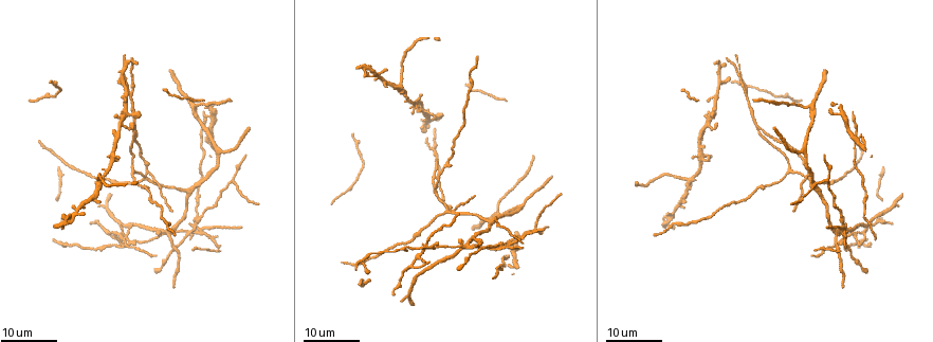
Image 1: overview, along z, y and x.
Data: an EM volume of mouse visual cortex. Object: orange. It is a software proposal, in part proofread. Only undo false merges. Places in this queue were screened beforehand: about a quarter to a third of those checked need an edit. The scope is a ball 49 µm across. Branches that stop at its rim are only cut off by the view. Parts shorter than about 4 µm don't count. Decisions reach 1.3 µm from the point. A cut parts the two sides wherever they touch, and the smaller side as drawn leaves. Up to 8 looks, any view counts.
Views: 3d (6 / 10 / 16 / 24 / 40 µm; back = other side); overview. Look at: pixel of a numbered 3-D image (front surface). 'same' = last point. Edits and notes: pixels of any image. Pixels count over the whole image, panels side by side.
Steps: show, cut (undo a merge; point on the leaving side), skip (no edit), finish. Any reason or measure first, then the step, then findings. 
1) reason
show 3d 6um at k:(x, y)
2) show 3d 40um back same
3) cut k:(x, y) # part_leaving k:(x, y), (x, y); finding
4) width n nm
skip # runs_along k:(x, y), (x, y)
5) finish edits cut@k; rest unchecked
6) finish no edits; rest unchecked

show 3d 16um at 1:(808, 107)

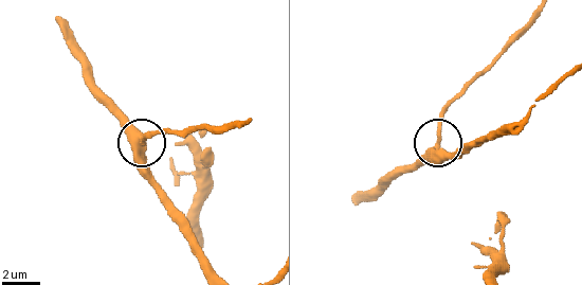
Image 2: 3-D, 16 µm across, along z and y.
zoom in
show 3d 10um at 2:(438, 139)

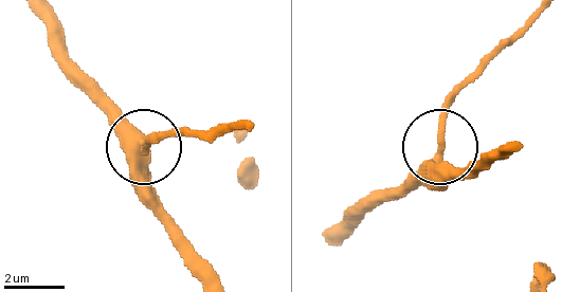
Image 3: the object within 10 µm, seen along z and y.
side_arm 9 um
skip # continuous, no second neuron

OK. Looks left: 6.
three arms meet
show 3d 24um at 1:(745, 91)

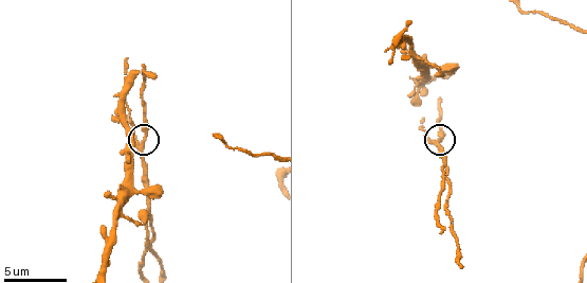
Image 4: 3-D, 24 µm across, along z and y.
show 3d 10um at 4:(138, 141)

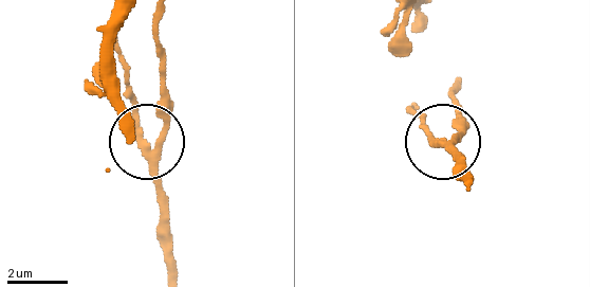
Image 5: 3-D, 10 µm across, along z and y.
side_arm 8 um
skip # runs_along 5:(465, 184), (457, 161), (424, 121); one neuron here

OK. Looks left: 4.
show 3d 10um at 4:(441, 170)

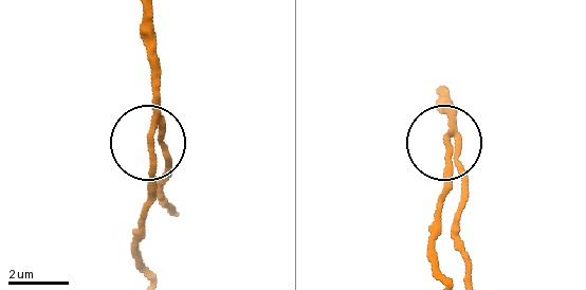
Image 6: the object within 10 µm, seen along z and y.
arms 3
skip # runs_along 6:(165, 202), (165, 151), (149, 137), (149, 56); one neuron here

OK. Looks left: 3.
four-way junction
show 3d 16um at 1:(446, 211)

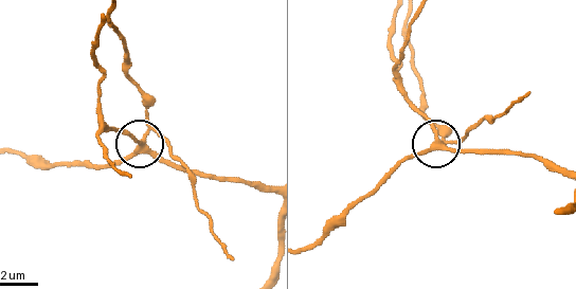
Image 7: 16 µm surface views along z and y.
closer look
show 3d 6um at 7:(139, 144)

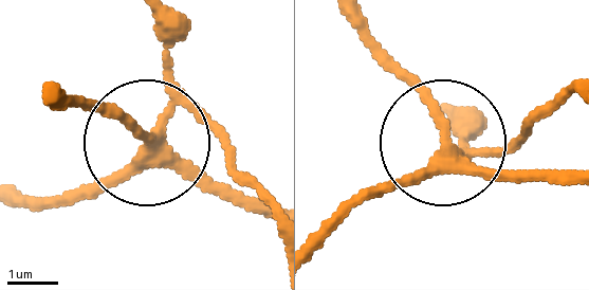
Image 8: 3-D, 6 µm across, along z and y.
cut 8:(235, 147) # part_leaving 8:(179, 97), (272, 220); two neurons meet here

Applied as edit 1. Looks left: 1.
finish edits cut@8; rest unchecked

